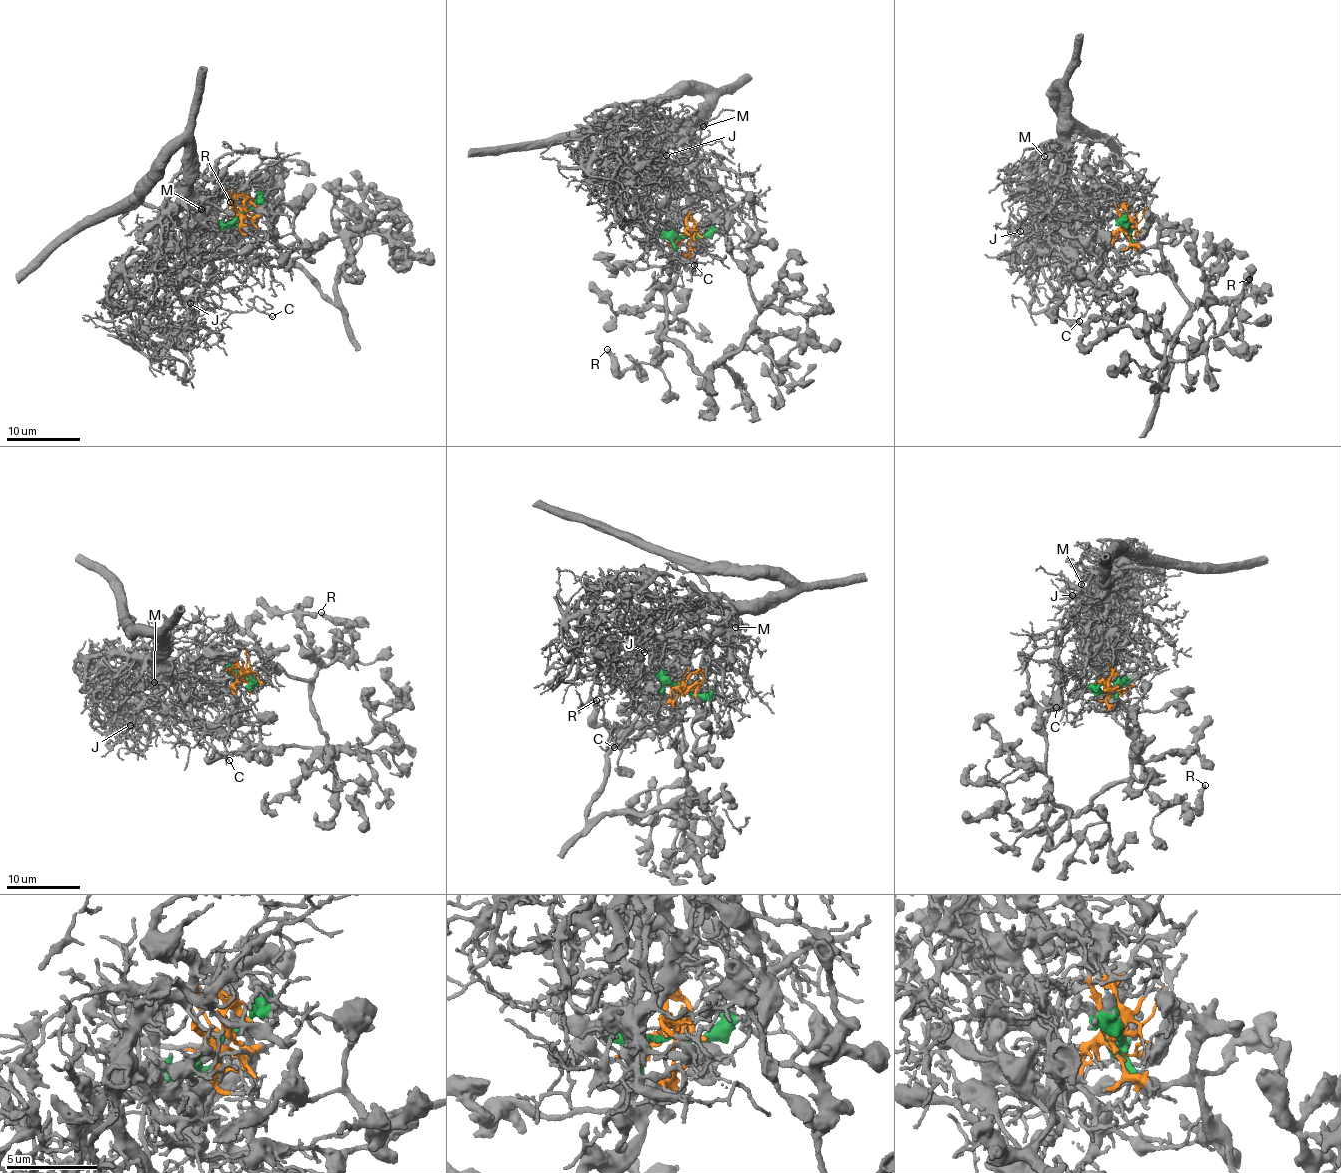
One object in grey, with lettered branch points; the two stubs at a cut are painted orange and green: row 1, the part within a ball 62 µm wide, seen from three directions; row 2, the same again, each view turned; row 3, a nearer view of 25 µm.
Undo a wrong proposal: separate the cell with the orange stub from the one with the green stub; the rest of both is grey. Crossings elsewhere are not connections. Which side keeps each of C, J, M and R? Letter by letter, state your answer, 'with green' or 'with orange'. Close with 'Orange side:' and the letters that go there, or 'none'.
C: with orange
J: with orange
M: with orange
R: with green
Orange side: C, J, M

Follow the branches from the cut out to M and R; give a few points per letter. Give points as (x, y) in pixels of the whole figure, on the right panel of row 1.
M: (1127, 228), (1123, 226), (1106, 187), (1092, 184), (1086, 187), (1074, 186), (1064, 144), (1041, 145), (1044, 157)
R: (1127, 228), (1138, 244), (1160, 250), (1161, 263), (1187, 299), (1222, 304), (1255, 293), (1260, 296), (1249, 278)

